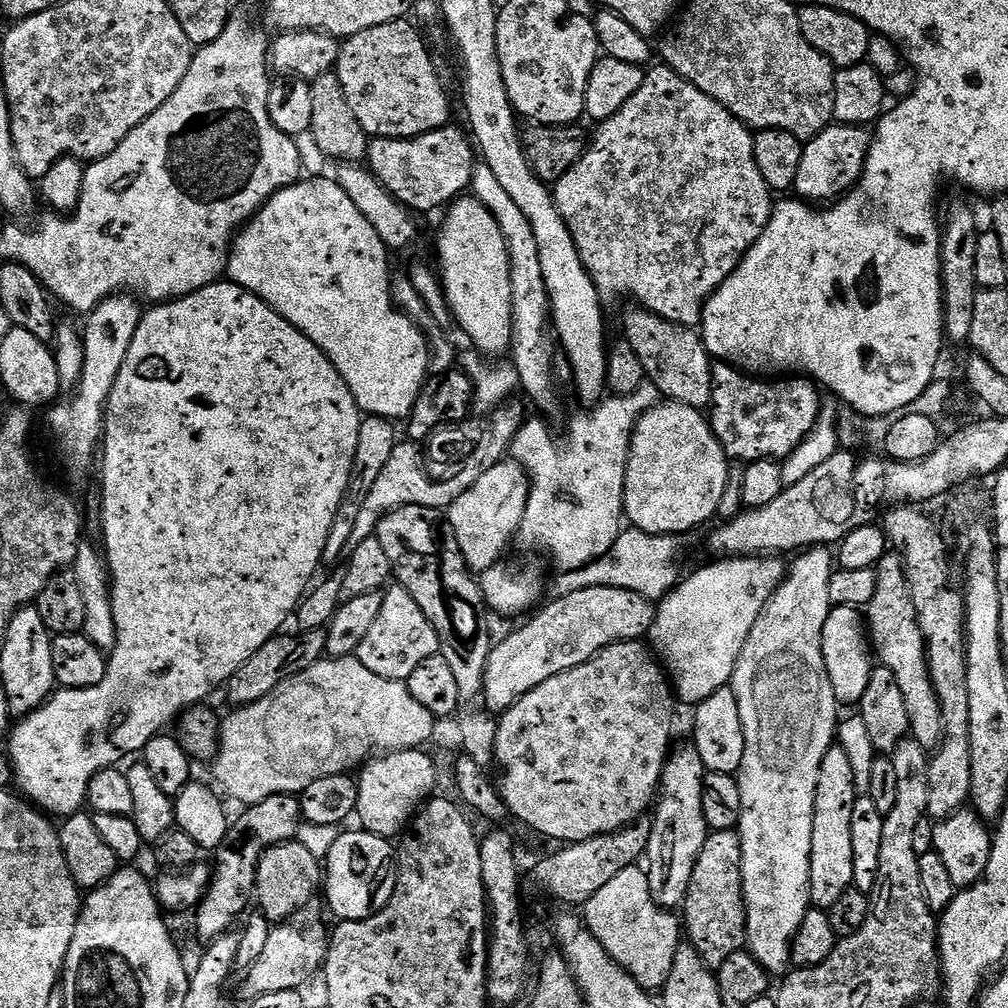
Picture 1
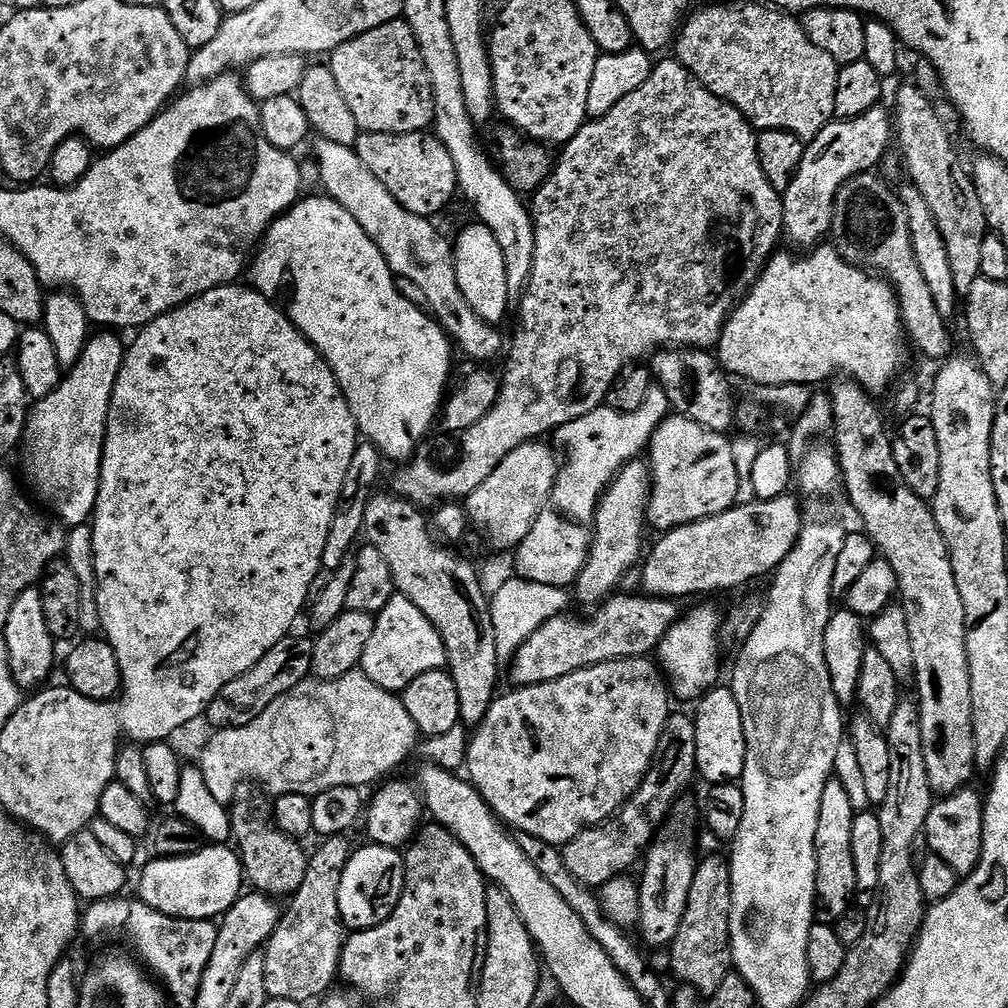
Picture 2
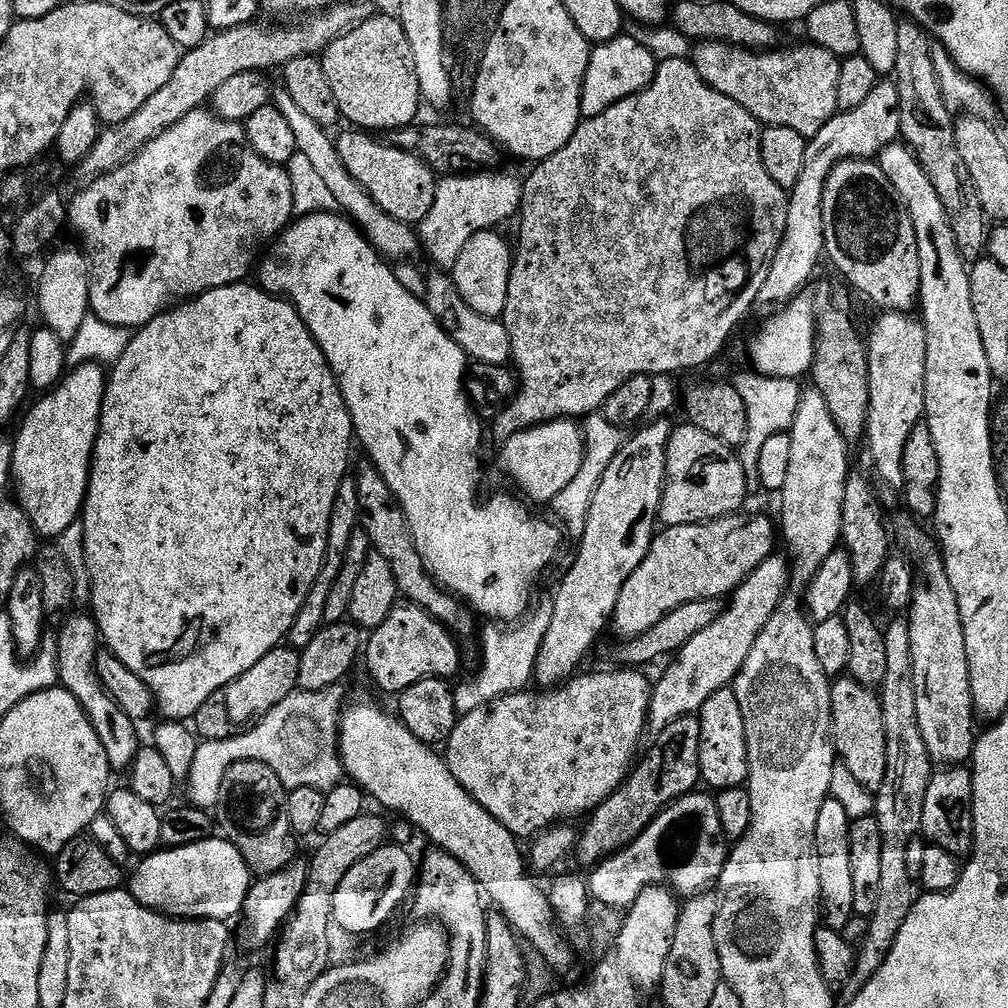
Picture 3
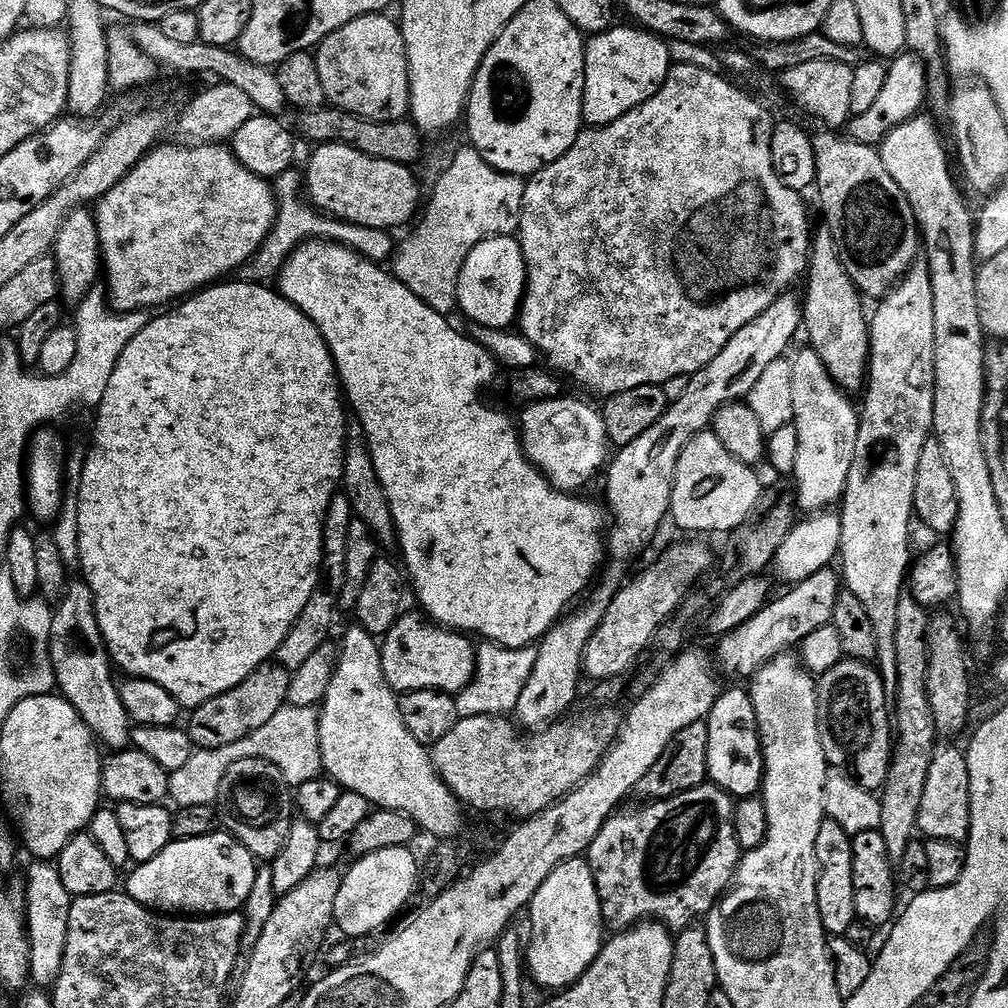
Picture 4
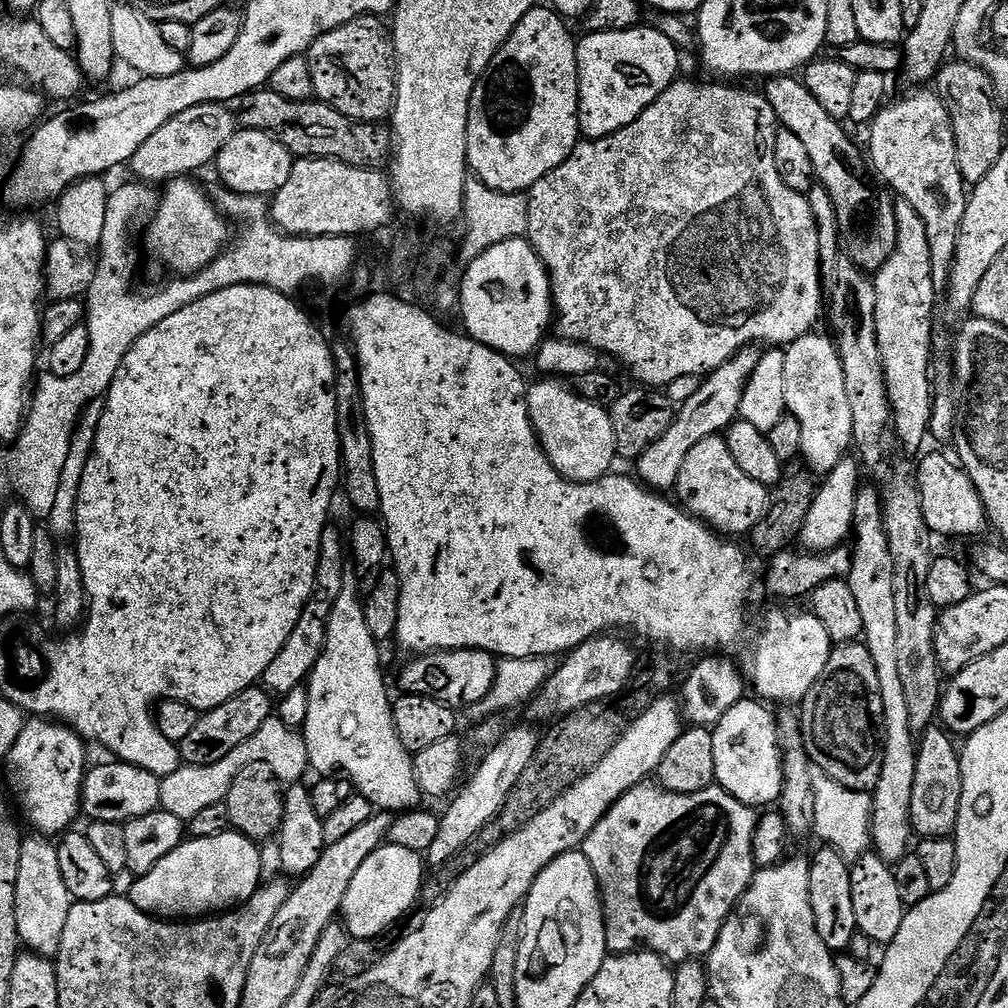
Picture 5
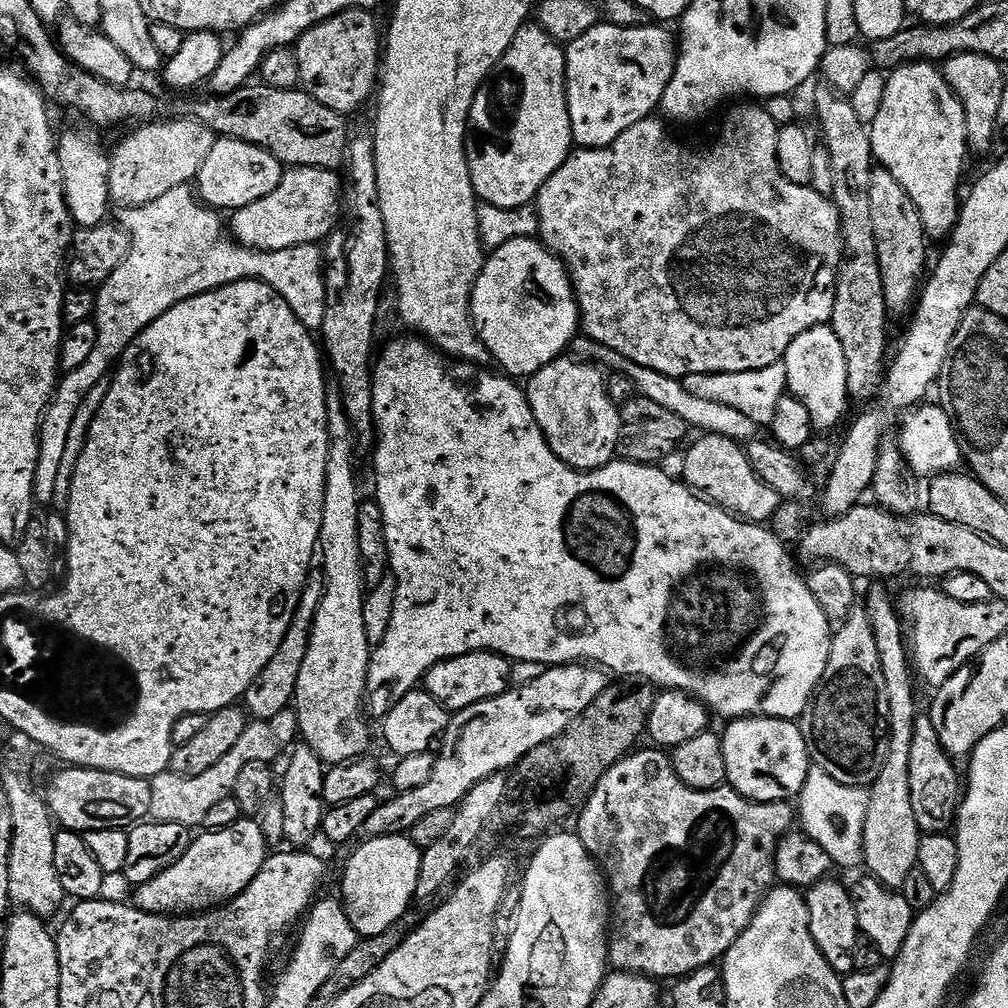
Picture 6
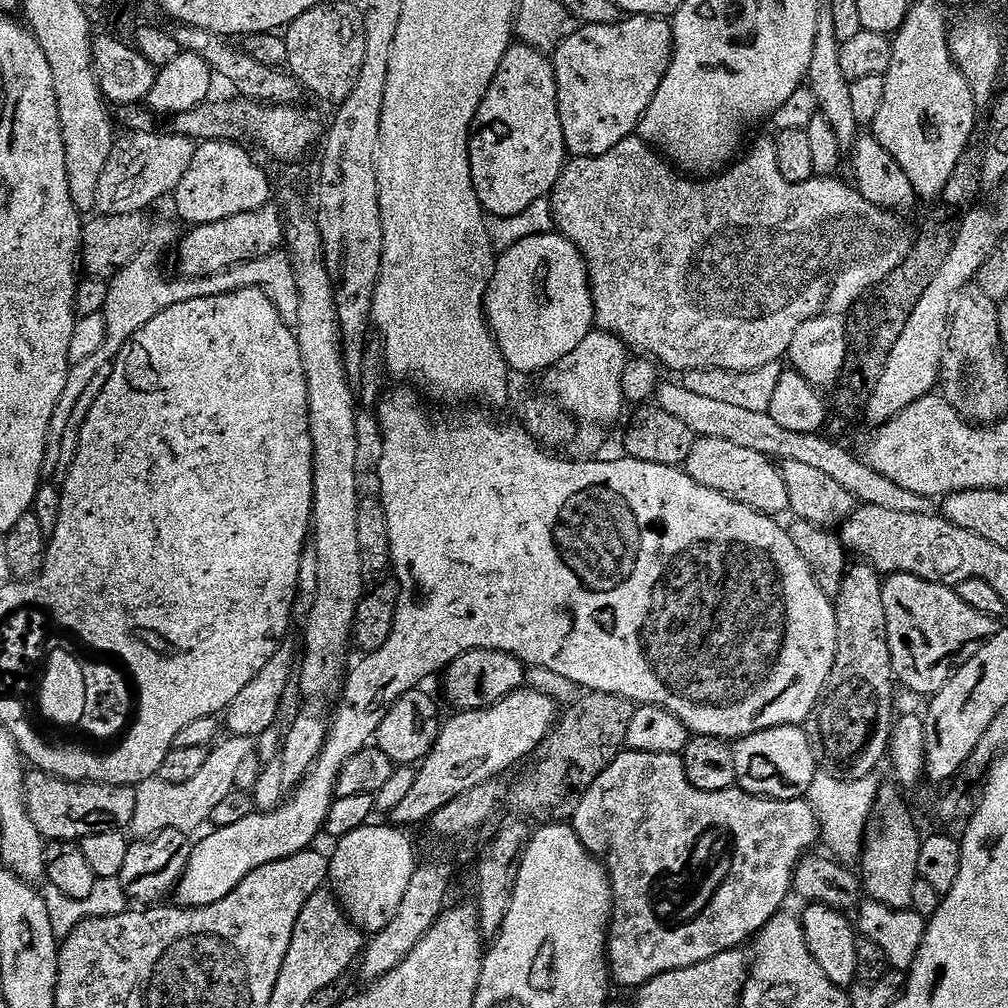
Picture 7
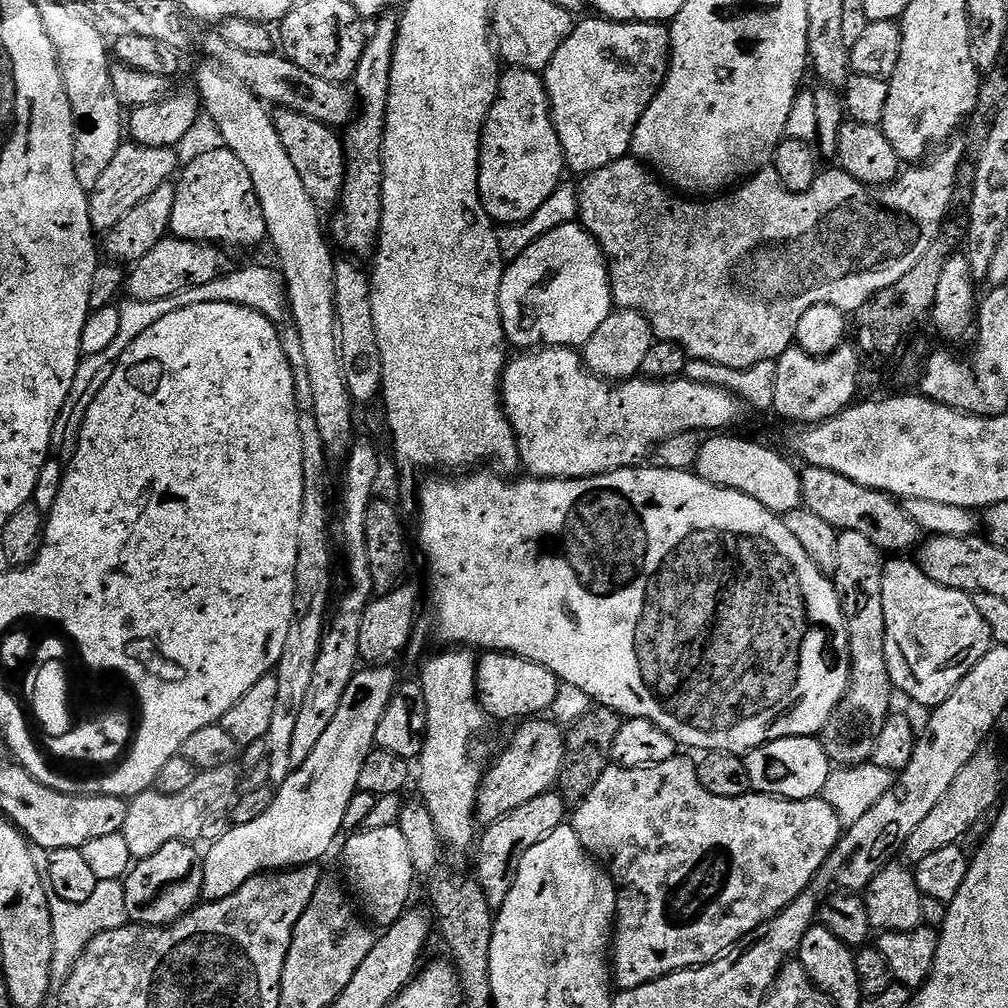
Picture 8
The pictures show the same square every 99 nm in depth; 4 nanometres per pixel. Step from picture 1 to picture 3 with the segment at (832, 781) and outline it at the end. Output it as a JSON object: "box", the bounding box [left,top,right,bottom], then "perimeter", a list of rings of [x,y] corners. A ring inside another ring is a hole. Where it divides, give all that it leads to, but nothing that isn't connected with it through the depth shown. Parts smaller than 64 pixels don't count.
{"box":[816,798,854,930],"perimeter":[[[831,798],[822,802],[822,810],[818,810],[818,826],[816,827],[816,857],[820,867],[820,908],[822,924],[826,928],[843,930],[846,922],[854,914],[854,878],[850,874],[850,830],[853,820],[846,814],[846,809],[838,801]]]}

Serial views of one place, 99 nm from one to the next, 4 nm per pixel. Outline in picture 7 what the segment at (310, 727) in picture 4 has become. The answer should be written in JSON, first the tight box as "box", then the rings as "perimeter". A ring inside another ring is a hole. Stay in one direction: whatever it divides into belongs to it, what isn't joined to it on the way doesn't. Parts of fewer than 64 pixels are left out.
{"box":[130,735,254,841],"perimeter":[[[229,735],[209,751],[206,766],[202,766],[201,772],[191,782],[168,784],[165,780],[153,778],[135,785],[136,806],[130,825],[131,835],[133,837],[136,835],[135,839],[141,841],[150,840],[166,830],[195,833],[195,828],[207,825],[211,821],[214,806],[220,805],[226,794],[236,791],[234,774],[238,774],[242,758],[250,758],[252,755],[254,755],[253,738]]]}

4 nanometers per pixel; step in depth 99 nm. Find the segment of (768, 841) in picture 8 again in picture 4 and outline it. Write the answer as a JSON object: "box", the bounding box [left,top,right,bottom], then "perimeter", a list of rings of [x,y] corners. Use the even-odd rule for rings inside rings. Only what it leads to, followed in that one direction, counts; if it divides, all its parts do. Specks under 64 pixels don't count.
{"box":[586,782,742,930],"perimeter":[[[705,782],[694,790],[683,792],[669,800],[648,802],[640,807],[644,808],[638,809],[637,812],[624,812],[625,810],[620,810],[609,816],[607,822],[602,826],[602,830],[598,830],[598,838],[594,838],[594,842],[586,853],[587,862],[592,867],[592,873],[594,874],[598,898],[602,904],[605,925],[609,929],[616,928],[612,930],[627,930],[635,928],[637,924],[649,920],[657,924],[663,924],[669,930],[691,928],[697,922],[703,921],[708,913],[720,903],[720,897],[731,889],[736,879],[736,868],[740,864],[742,853],[738,846],[738,838],[734,834],[733,797],[723,792],[721,788],[717,788],[715,784]]]}

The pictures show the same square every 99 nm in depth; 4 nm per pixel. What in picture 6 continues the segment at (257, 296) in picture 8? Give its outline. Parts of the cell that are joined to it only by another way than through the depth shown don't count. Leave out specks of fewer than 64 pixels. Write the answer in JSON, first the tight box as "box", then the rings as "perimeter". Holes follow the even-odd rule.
{"box":[35,184,326,506],"perimeter":[[[187,184],[174,186],[174,190],[162,194],[162,198],[154,198],[154,202],[146,202],[146,206],[120,208],[118,214],[120,227],[128,231],[130,250],[118,270],[114,270],[114,274],[110,274],[96,292],[94,323],[98,330],[98,343],[86,363],[59,381],[40,426],[35,499],[46,506],[52,504],[58,466],[66,451],[75,412],[85,407],[87,400],[84,399],[95,390],[96,384],[105,383],[124,351],[139,338],[140,333],[162,318],[166,310],[198,294],[225,288],[239,280],[260,280],[284,299],[286,306],[294,310],[298,322],[302,322],[309,332],[319,333],[324,326],[326,290],[324,253],[320,244],[303,244],[273,252],[256,252],[237,244],[226,231],[225,221],[224,224],[220,221],[221,213],[203,203]]]}

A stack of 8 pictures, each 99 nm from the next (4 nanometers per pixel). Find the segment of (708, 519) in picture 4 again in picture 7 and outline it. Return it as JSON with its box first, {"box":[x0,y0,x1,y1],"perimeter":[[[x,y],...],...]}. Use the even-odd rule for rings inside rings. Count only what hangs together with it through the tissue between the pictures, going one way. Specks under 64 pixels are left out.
{"box":[686,436,790,518],"perimeter":[[[701,436],[694,450],[690,450],[686,471],[698,486],[718,490],[718,494],[726,494],[726,498],[753,508],[764,516],[780,518],[790,509],[790,493],[779,467],[769,457],[758,454],[758,450],[746,450],[734,442],[725,442],[723,438]]]}

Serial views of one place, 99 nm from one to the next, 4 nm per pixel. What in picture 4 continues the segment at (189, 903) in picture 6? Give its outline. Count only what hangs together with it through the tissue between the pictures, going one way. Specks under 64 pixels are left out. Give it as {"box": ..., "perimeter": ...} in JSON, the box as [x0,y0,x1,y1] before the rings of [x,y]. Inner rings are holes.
{"box":[126,830,257,918],"perimeter":[[[217,830],[202,838],[173,839],[162,854],[150,858],[150,862],[145,864],[136,864],[127,873],[126,891],[134,902],[157,914],[203,918],[240,912],[246,898],[250,898],[250,890],[254,890],[257,867],[256,857],[246,850],[246,846],[239,844],[227,832]]]}

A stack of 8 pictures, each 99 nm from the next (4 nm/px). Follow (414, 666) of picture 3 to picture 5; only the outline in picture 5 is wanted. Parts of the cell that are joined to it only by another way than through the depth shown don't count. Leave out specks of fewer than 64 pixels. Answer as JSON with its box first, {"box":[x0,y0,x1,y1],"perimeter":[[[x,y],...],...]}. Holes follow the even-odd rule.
{"box":[400,648,497,710],"perimeter":[[[454,648],[416,654],[400,672],[401,693],[425,696],[442,702],[453,710],[467,710],[482,702],[494,684],[497,657],[477,648]]]}

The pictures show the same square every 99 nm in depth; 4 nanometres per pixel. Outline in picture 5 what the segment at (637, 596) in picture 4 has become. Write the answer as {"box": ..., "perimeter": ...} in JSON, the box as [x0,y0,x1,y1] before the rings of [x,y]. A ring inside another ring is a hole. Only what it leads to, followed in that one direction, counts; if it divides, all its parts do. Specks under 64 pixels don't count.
{"box":[535,635,634,714],"perimeter":[[[619,635],[595,636],[567,653],[559,661],[560,669],[557,672],[555,669],[543,684],[542,694],[535,697],[537,710],[544,712],[549,708],[550,711],[556,712],[555,714],[567,714],[590,702],[611,700],[619,692],[623,692],[634,675],[632,648],[616,636]]]}

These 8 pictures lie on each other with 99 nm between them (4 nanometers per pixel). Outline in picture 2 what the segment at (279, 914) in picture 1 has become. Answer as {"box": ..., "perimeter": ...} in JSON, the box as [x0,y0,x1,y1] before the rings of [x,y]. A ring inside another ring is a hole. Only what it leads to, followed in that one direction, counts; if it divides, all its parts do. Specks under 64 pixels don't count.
{"box":[230,786,309,898],"perimeter":[[[256,786],[241,787],[230,805],[234,844],[247,883],[270,897],[288,898],[302,886],[302,878],[306,878],[309,853],[300,849],[301,841],[297,837],[288,836],[280,829],[274,819],[273,801],[267,795],[260,796],[259,791]]]}

